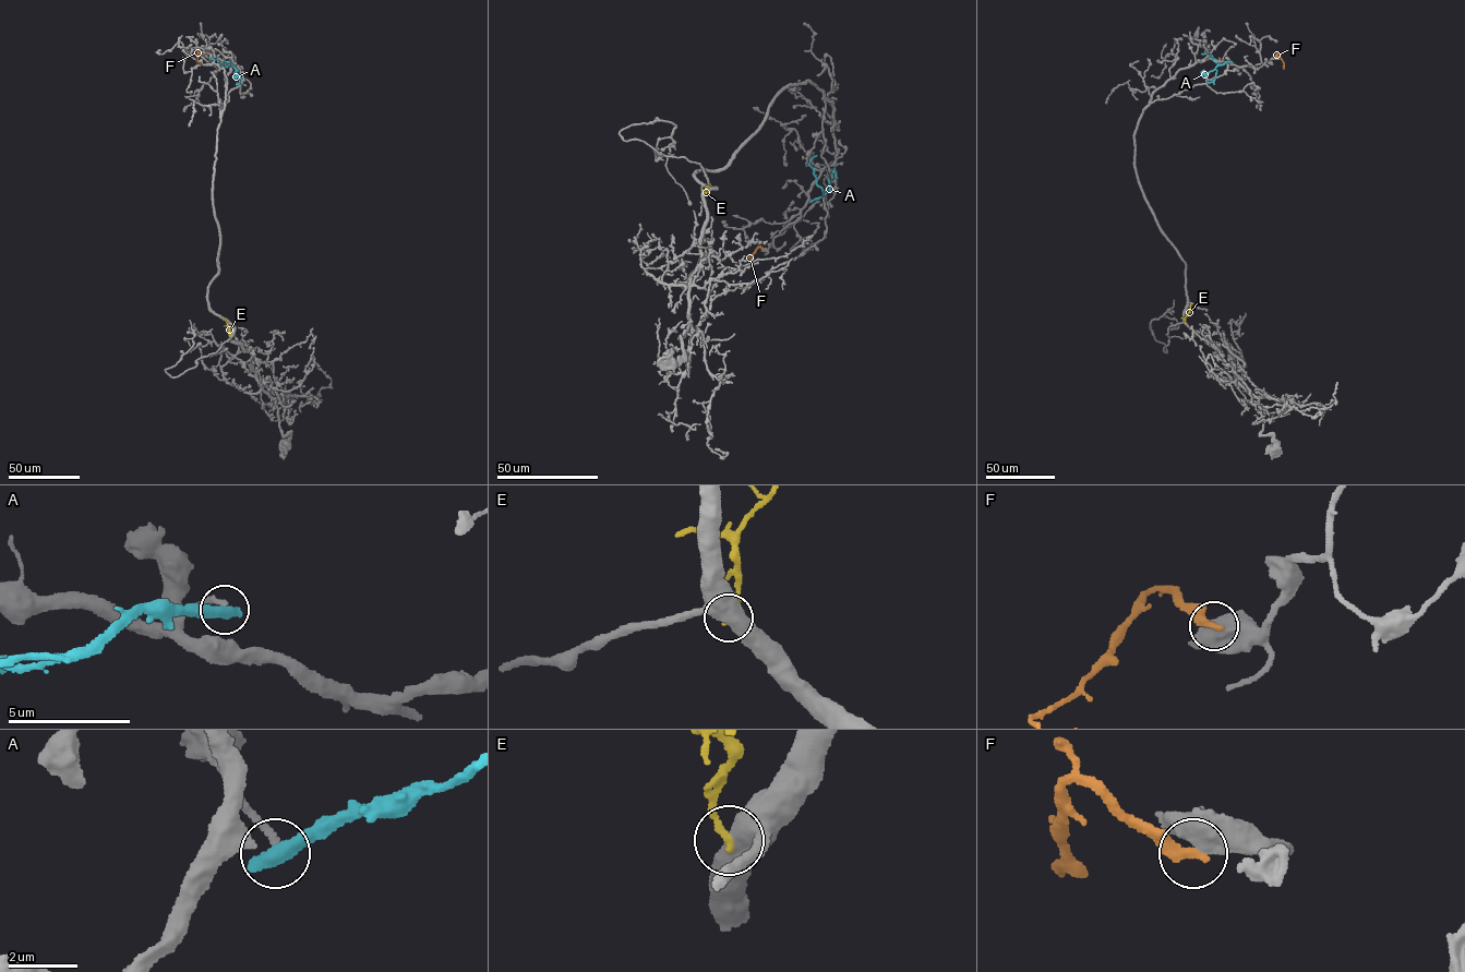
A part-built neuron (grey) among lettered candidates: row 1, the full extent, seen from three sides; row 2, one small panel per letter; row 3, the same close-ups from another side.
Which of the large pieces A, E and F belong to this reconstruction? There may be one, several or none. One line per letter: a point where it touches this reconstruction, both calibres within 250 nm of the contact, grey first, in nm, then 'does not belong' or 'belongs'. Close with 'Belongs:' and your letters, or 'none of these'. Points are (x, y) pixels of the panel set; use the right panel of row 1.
A: meets grey at (1231, 61); 190 nm thick on the grey side, 550 nm on the other; does not belong
E: meets grey at (1185, 323); 800 nm thick on the grey side, 240 nm on the other; does not belong
F: meets grey at (1276, 58); 750 nm thick on the grey side, 360 nm on the other; does not belong
Belongs: none of these

